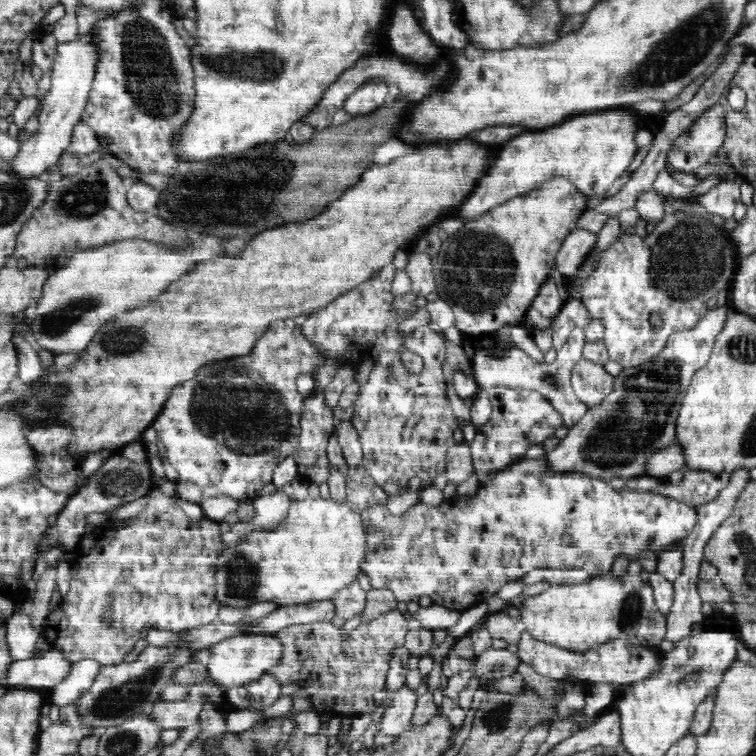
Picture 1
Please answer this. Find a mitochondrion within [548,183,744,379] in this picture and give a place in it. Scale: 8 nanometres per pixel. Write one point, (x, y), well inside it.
(675, 249)

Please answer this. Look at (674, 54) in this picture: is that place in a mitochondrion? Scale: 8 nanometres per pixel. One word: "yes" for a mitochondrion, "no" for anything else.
yes

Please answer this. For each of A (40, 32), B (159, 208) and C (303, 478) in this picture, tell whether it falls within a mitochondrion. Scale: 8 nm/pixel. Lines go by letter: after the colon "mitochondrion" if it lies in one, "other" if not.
A: other
B: other
C: other

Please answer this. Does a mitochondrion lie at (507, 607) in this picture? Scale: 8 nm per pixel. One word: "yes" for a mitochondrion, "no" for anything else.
no

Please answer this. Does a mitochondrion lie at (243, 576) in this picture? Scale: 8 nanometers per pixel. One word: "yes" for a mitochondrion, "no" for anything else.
yes

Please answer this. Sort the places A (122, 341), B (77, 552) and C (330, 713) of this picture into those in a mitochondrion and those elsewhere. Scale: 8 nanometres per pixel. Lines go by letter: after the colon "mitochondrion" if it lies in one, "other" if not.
A: mitochondrion
B: other
C: other

